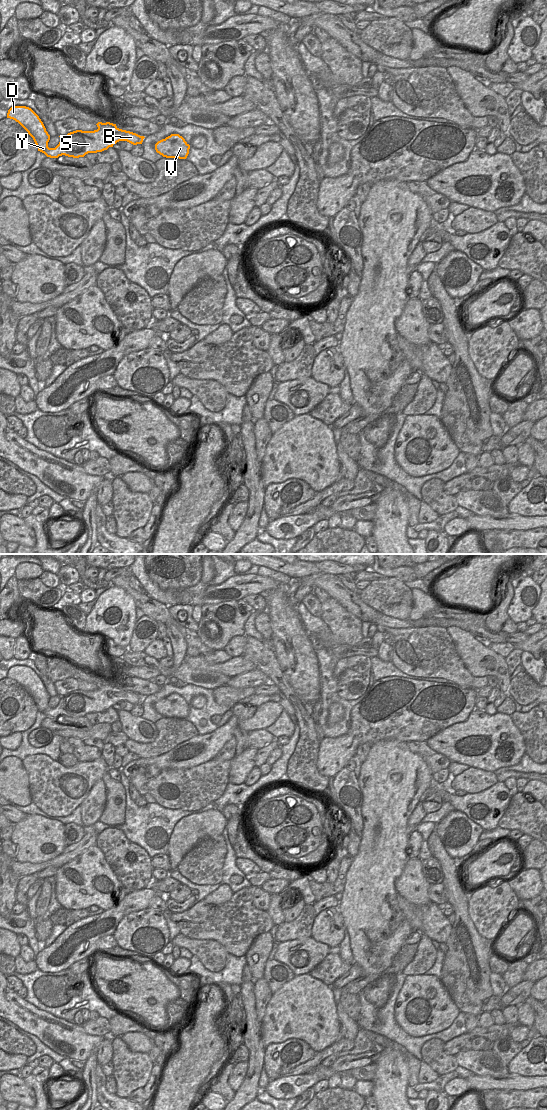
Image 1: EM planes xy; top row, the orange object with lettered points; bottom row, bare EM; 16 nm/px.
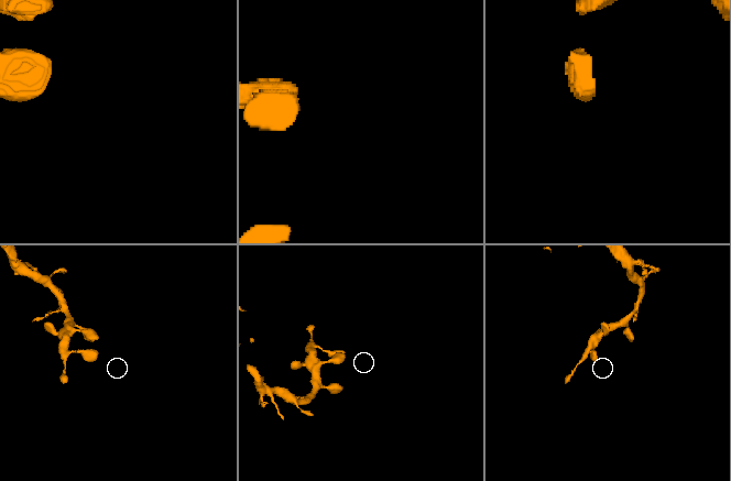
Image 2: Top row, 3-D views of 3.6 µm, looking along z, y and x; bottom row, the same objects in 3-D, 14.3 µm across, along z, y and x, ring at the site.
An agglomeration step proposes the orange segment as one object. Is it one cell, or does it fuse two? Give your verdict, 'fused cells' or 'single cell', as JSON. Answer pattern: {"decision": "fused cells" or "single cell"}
{"decision": "single cell"}

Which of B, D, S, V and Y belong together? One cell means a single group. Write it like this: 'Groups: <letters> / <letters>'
Groups: B D S V Y

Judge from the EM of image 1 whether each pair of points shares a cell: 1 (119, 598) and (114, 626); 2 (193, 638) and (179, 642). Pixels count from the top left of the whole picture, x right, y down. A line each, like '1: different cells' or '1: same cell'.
1: same cell
2: different cells

